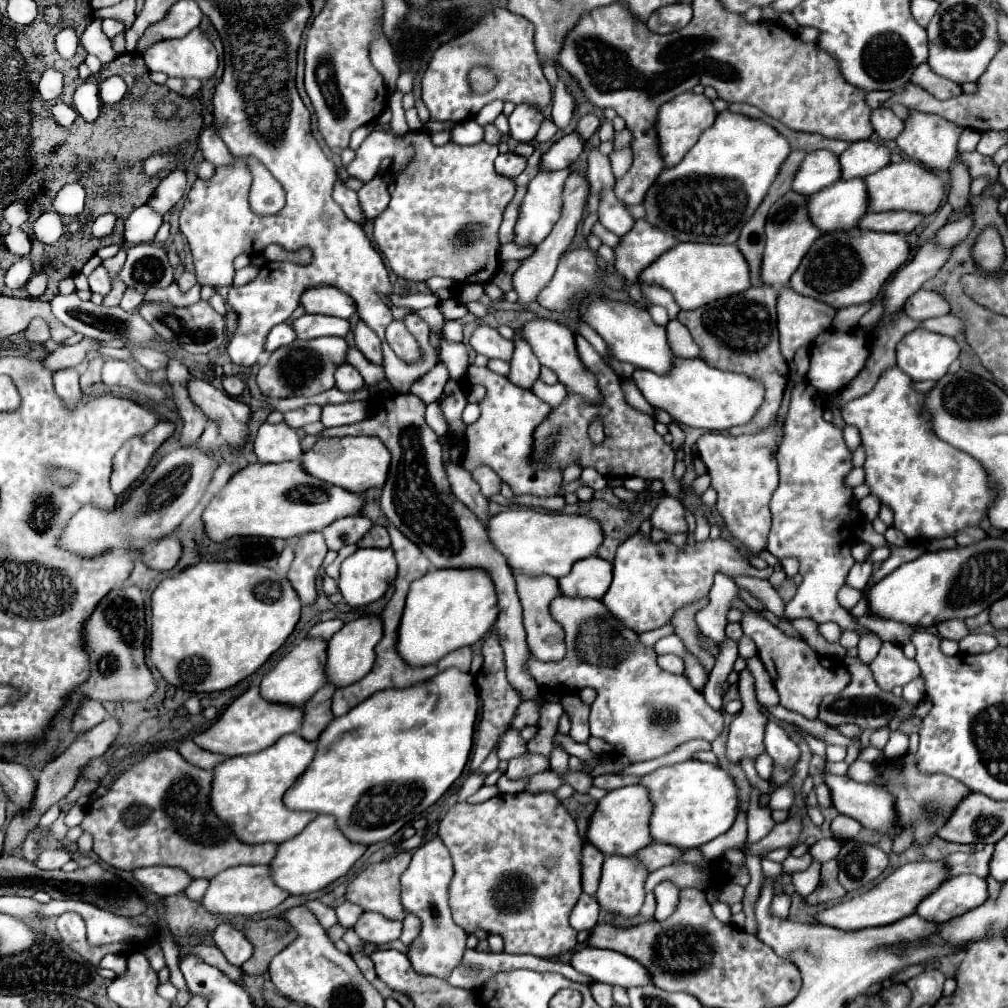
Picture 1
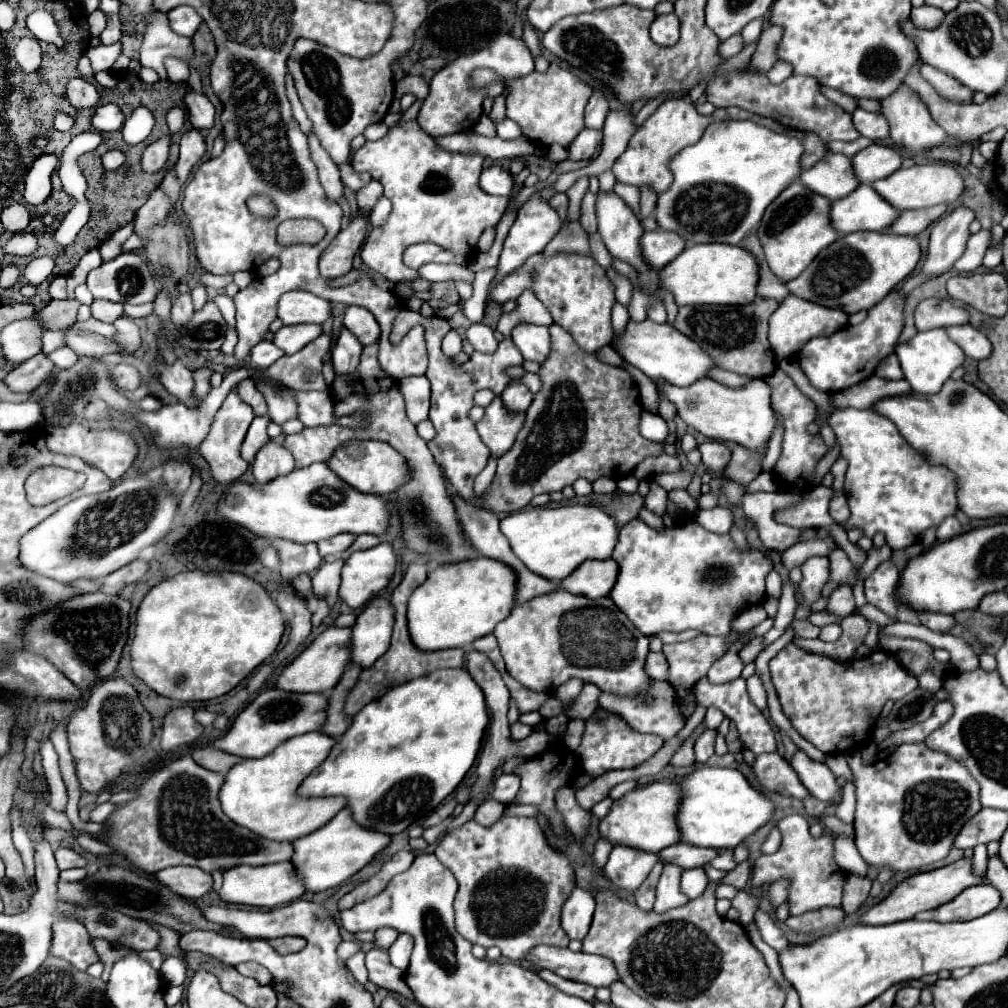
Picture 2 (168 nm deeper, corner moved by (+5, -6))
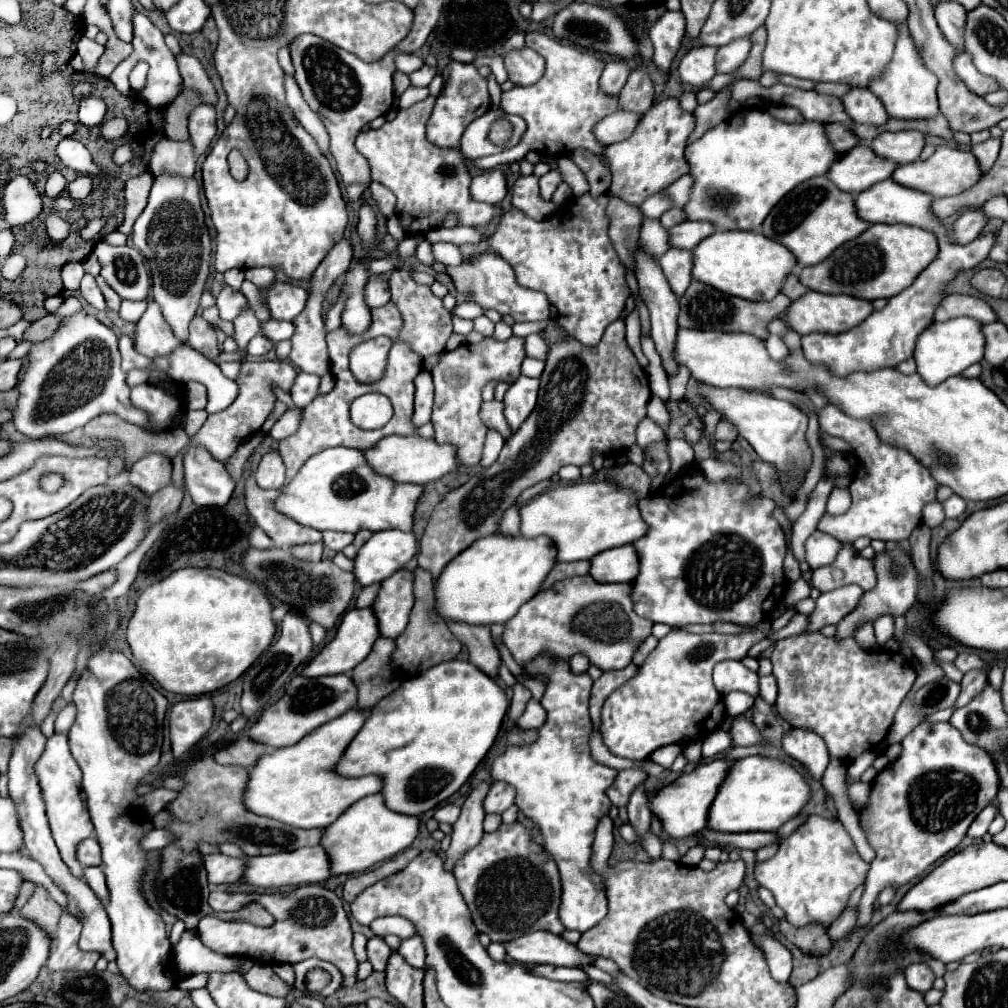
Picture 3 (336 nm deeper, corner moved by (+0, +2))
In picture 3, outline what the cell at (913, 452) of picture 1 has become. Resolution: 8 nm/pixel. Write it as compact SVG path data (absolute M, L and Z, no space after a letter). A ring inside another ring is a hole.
M826 405L812 413L818 417L820 429L824 433L840 437L846 443L850 443L854 455L868 471L866 479L854 479L850 485L852 507L848 509L848 513L838 517L824 515L822 521L818 523L818 529L832 535L840 543L852 543L858 537L896 543L908 539L912 529L920 523L922 507L930 501L936 501L936 481L926 471L926 467L916 463L916 459L908 451L882 443L872 425L868 421L864 423L864 419L852 419L834 405Z

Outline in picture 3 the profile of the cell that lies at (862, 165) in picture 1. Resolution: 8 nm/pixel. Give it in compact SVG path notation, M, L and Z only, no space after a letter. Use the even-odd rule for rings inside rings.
M898 131L882 133L874 139L872 149L876 155L892 159L896 163L912 163L920 157L920 151L926 145L926 137L920 131Z

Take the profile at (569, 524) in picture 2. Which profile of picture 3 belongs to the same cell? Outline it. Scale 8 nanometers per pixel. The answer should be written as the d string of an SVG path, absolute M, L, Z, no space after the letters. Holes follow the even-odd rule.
M608 481L558 485L556 489L546 491L520 507L520 517L520 533L524 537L548 535L556 543L558 561L566 563L592 559L606 549L634 543L648 531L648 525L644 525L638 509L636 493L630 487L620 487Z

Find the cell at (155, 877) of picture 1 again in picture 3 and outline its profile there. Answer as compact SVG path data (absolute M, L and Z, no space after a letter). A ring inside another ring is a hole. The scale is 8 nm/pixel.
M212 853L204 855L204 867L208 871L210 883L236 883L240 881L240 875L244 875L244 859L228 857L224 853Z

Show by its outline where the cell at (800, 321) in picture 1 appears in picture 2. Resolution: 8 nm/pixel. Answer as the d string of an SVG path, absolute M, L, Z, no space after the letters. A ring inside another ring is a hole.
M787 295L769 319L769 343L777 357L789 359L789 357L795 357L809 339L827 335L827 329L831 335L831 333L843 329L845 325L847 325L847 313L843 313L841 309L827 309L827 307L815 305L811 301L803 301L795 295Z

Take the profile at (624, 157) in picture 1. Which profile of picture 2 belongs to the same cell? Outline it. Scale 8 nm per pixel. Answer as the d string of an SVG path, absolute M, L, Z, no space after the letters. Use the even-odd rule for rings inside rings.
M615 183L613 191L615 191L619 197L623 197L623 201L627 201L627 203L631 205L631 209L635 211L637 219L641 219L641 215L639 215L639 189L637 189L637 187L633 187L633 185Z

